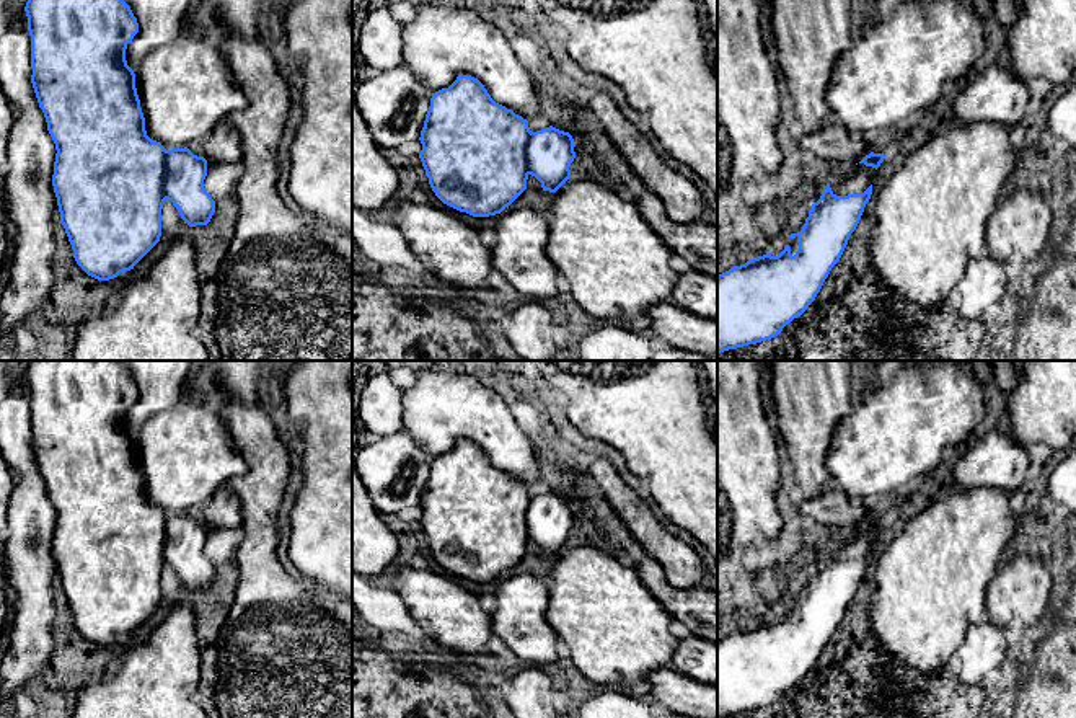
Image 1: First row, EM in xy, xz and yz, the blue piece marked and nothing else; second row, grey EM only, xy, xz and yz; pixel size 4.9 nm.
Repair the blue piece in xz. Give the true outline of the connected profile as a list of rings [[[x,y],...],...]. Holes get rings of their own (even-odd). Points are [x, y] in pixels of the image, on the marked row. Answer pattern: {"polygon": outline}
{"polygon": [[[458,75],[448,88],[432,93],[419,140],[419,158],[435,196],[473,217],[501,214],[527,189],[530,175],[541,183],[543,191],[556,193],[571,178],[569,166],[575,158],[575,144],[569,132],[553,126],[531,132],[527,119],[496,103],[484,85],[471,75]]]}

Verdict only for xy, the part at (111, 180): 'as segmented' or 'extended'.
as segmented

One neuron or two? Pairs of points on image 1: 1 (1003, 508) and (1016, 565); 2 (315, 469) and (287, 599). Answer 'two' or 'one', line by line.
1: two
2: two

